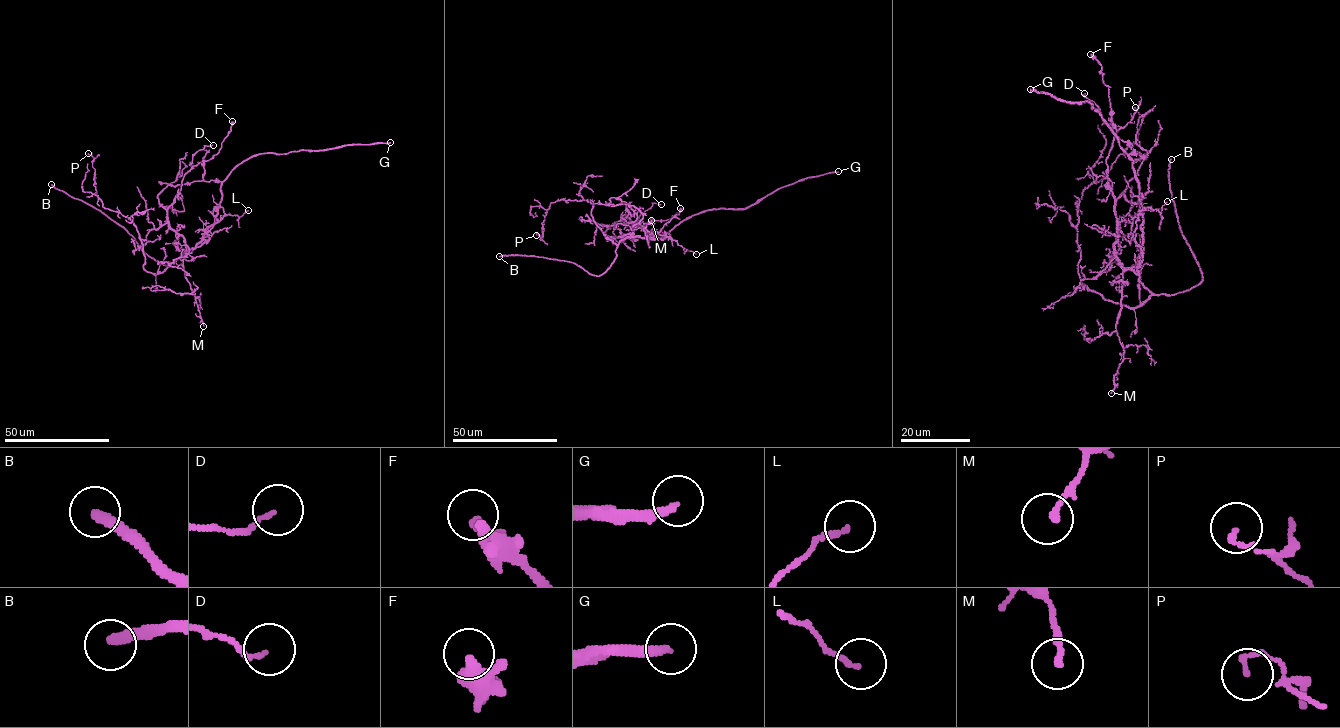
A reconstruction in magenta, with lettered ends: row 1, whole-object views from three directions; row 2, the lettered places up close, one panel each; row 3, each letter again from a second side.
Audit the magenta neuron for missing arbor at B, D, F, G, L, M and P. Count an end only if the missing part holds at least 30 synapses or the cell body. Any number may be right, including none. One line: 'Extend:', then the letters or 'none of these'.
Extend: B, G

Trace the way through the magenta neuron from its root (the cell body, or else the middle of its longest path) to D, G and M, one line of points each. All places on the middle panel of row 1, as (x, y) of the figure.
D: (650, 238), (632, 236), (631, 222), (615, 223), (629, 217), (639, 226), (640, 215), (654, 203), (661, 204)
G: (650, 238), (668, 237), (676, 225), (701, 211), (746, 208), (779, 188), (807, 178), (838, 171)
M: (650, 238), (632, 236), (634, 227), (631, 227), (638, 223), (645, 228), (651, 220)

